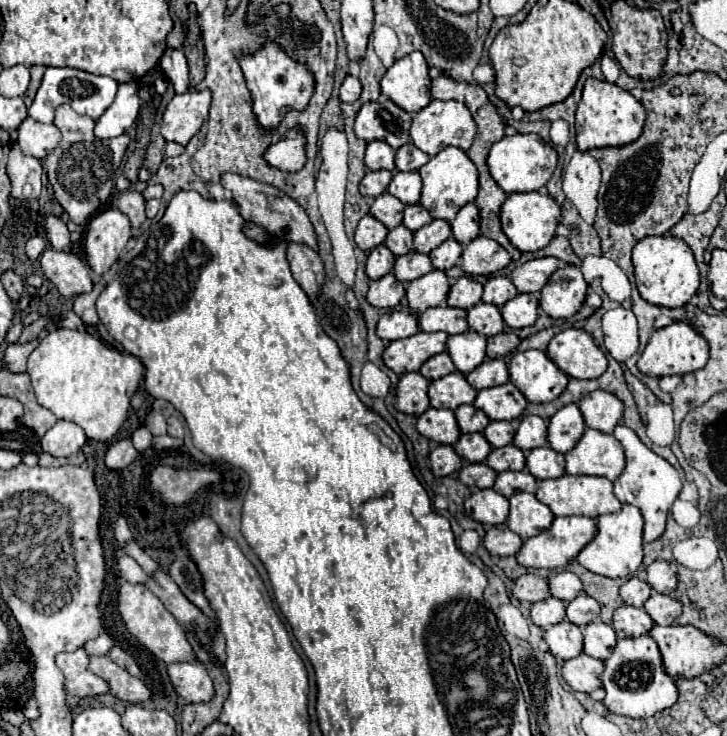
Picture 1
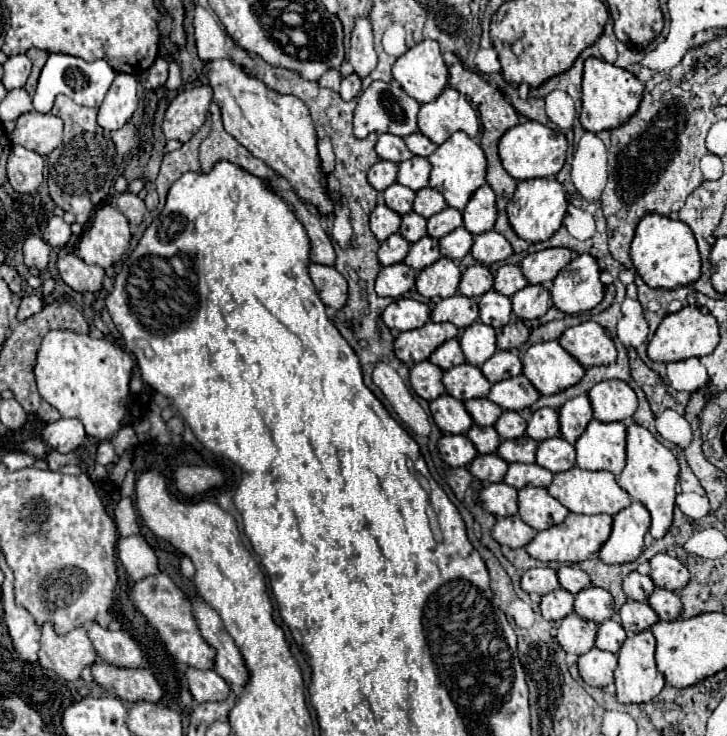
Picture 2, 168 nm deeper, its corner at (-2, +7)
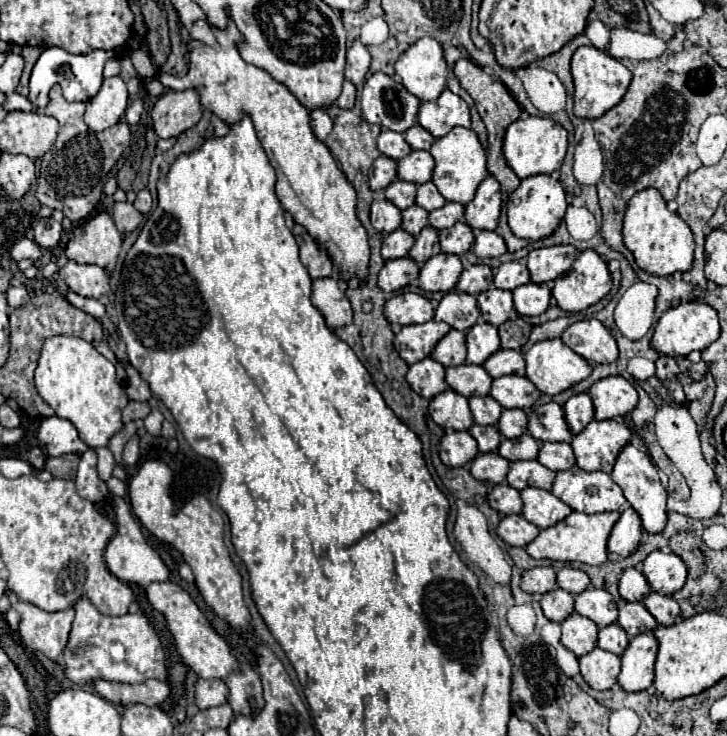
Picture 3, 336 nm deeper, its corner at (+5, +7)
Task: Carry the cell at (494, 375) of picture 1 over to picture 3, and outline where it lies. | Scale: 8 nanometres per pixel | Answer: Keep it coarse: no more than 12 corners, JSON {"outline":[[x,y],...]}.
{"outline":[[498,349],[482,365],[490,377],[524,375],[520,351]]}

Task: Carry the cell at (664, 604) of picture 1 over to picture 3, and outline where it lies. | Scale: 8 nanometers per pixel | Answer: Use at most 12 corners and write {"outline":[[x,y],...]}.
{"outline":[[650,593],[644,601],[654,619],[670,627],[680,605],[670,595]]}

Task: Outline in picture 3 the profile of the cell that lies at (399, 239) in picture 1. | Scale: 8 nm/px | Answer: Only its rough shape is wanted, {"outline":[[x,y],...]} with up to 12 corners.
{"outline":[[420,205],[402,211],[402,229],[418,235],[428,225],[428,211]]}

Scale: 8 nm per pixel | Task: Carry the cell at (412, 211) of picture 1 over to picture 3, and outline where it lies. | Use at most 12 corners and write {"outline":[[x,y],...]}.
{"outline":[[432,181],[418,185],[416,203],[426,211],[444,207],[446,199]]}

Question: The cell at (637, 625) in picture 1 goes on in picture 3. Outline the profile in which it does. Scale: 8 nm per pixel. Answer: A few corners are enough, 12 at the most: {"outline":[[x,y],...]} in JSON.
{"outline":[[640,601],[620,607],[618,623],[630,637],[658,621]]}

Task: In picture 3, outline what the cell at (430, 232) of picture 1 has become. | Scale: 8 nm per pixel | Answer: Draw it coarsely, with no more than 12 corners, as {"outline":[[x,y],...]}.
{"outline":[[446,203],[430,213],[430,225],[452,227],[464,217],[464,205]]}

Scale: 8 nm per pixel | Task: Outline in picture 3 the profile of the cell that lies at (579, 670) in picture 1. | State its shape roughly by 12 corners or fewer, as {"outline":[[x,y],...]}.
{"outline":[[600,647],[580,657],[592,689],[617,682],[620,657]]}

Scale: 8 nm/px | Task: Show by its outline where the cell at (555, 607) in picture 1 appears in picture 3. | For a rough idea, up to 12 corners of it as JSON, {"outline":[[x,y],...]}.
{"outline":[[564,589],[542,595],[542,611],[562,623],[574,611],[574,595]]}

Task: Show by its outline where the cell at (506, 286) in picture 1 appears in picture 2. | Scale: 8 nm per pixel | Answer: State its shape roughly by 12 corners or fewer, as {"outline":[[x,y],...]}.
{"outline":[[517,265],[497,269],[493,289],[511,297],[527,285]]}

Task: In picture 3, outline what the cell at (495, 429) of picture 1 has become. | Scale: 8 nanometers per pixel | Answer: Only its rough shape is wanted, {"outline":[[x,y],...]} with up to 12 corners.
{"outline":[[504,409],[498,429],[516,439],[528,431],[522,409]]}

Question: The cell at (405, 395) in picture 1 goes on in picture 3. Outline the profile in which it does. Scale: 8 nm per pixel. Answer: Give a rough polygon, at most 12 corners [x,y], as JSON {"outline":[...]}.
{"outline":[[430,357],[410,365],[406,381],[432,399],[448,389],[446,367]]}

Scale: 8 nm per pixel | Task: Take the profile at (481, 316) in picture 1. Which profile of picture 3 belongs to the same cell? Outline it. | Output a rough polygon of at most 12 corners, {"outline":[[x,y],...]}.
{"outline":[[490,285],[478,297],[482,319],[490,325],[508,321],[512,291]]}

